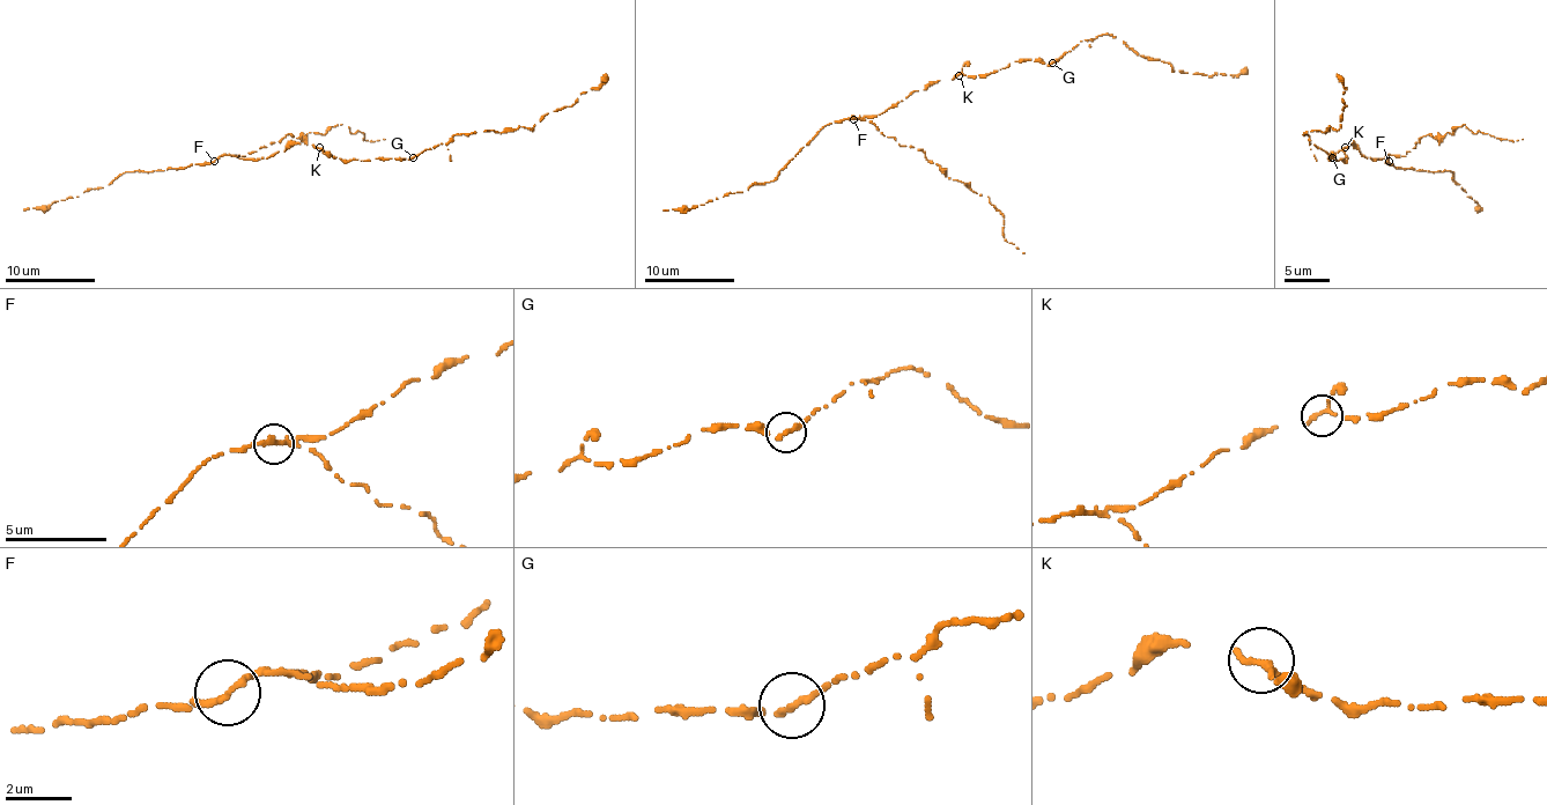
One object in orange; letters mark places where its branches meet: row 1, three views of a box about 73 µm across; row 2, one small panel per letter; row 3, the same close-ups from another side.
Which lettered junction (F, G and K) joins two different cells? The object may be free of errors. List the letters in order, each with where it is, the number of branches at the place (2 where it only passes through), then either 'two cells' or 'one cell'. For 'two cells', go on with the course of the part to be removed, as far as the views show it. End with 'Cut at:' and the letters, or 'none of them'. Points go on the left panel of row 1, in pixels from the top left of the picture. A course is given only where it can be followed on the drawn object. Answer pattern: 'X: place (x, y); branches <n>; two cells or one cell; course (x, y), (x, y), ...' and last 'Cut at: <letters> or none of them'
F: place (214, 161); branches 2; two cells; course (214, 161), (245, 156), (290, 134), (302, 139), (342, 125), (364, 134), (362, 139), (385, 139)
G: place (413, 157); branches 2; one cell
K: place (319, 147); branches 2; one cell
Cut at: F

